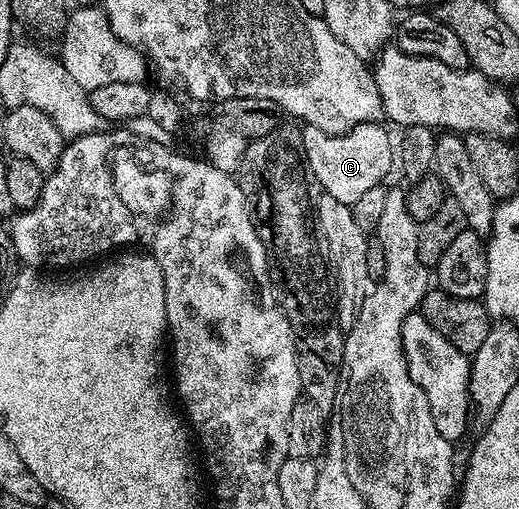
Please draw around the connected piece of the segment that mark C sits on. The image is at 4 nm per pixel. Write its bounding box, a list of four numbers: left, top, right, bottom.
[302,121,396,206]

